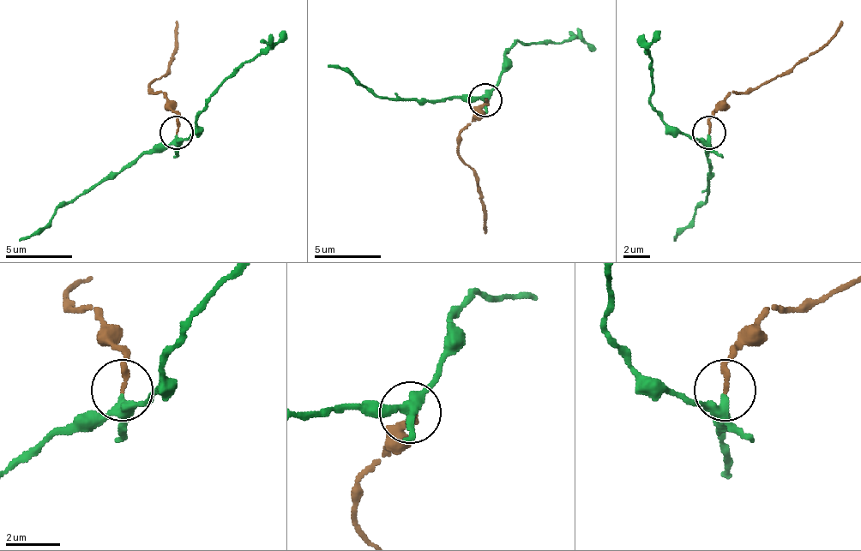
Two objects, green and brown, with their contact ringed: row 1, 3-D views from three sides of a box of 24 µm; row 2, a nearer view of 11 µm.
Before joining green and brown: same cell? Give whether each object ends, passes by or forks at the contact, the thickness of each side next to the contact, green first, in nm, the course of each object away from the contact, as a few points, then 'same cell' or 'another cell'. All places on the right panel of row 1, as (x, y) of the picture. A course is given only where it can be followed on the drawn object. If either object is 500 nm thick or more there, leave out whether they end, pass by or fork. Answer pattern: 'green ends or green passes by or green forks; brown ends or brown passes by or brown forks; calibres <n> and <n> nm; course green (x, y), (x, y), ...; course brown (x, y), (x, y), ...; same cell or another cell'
green forks; brown ends; calibres 260 and 190 nm; course green (709, 134), (706, 201), (672, 242); course brown (709, 131), (719, 104), (733, 92), (756, 88), (793, 68), (843, 21); same cell

